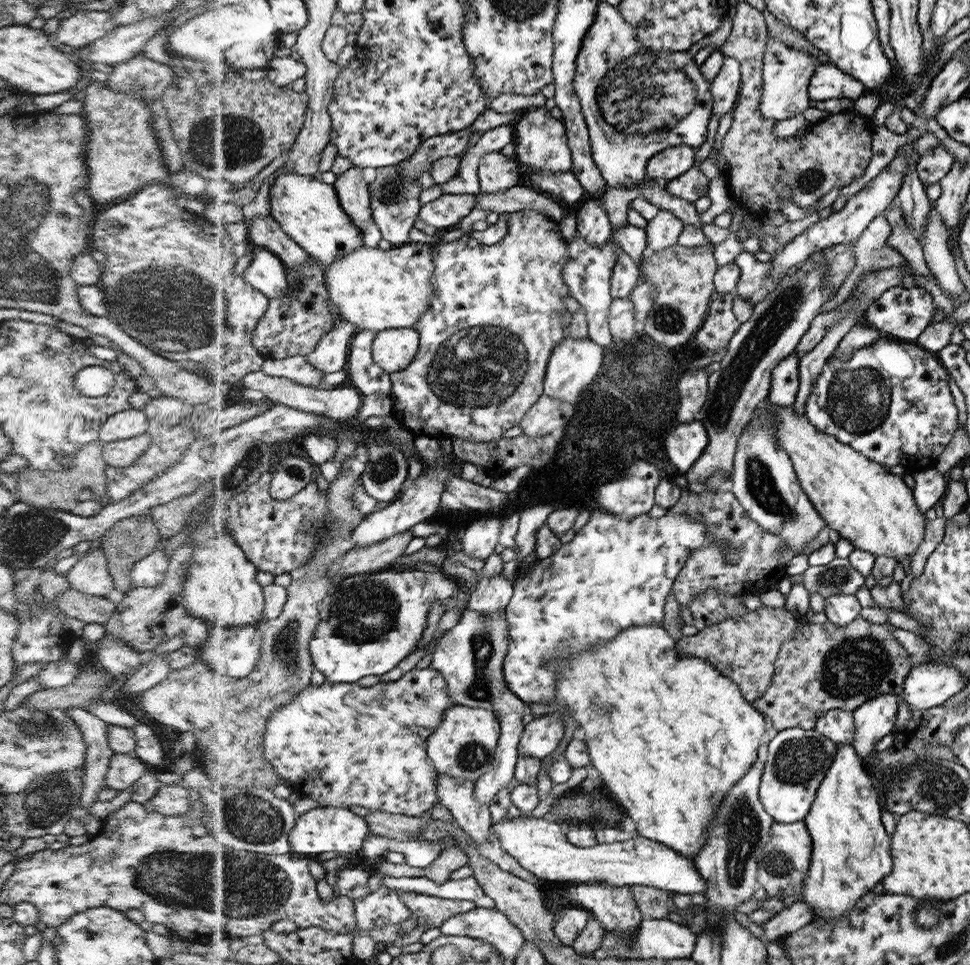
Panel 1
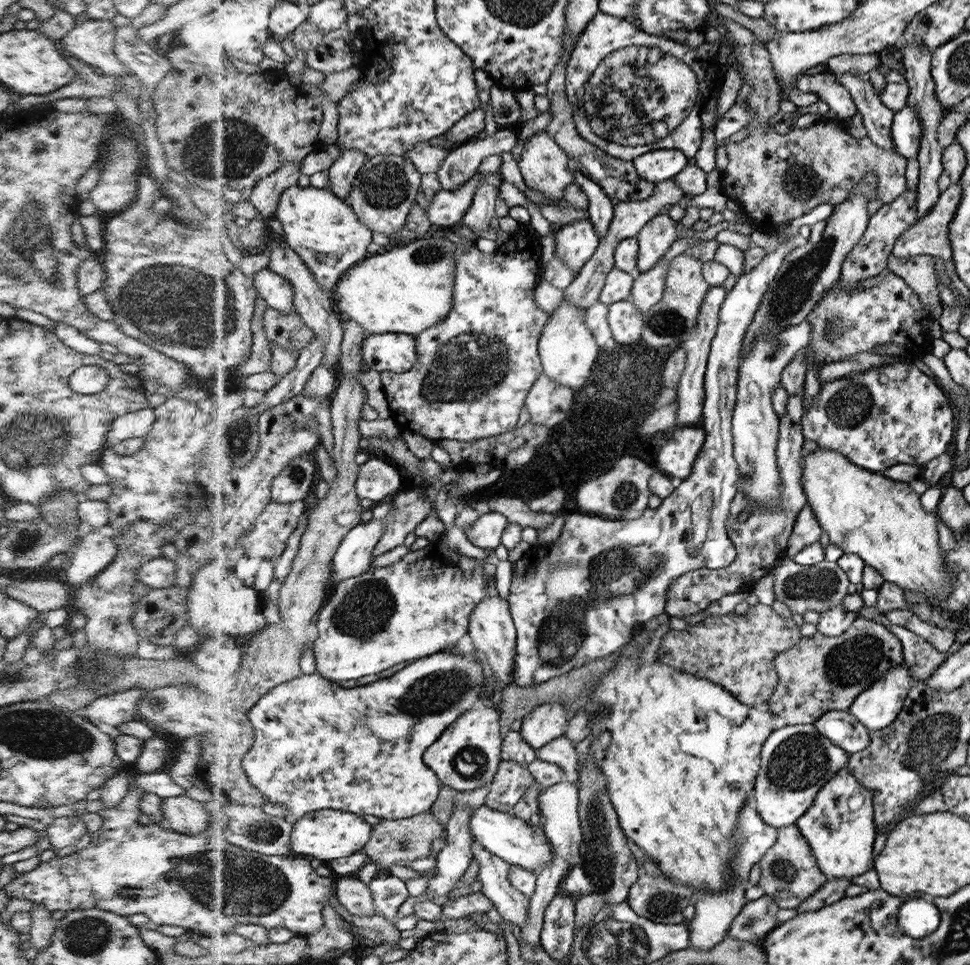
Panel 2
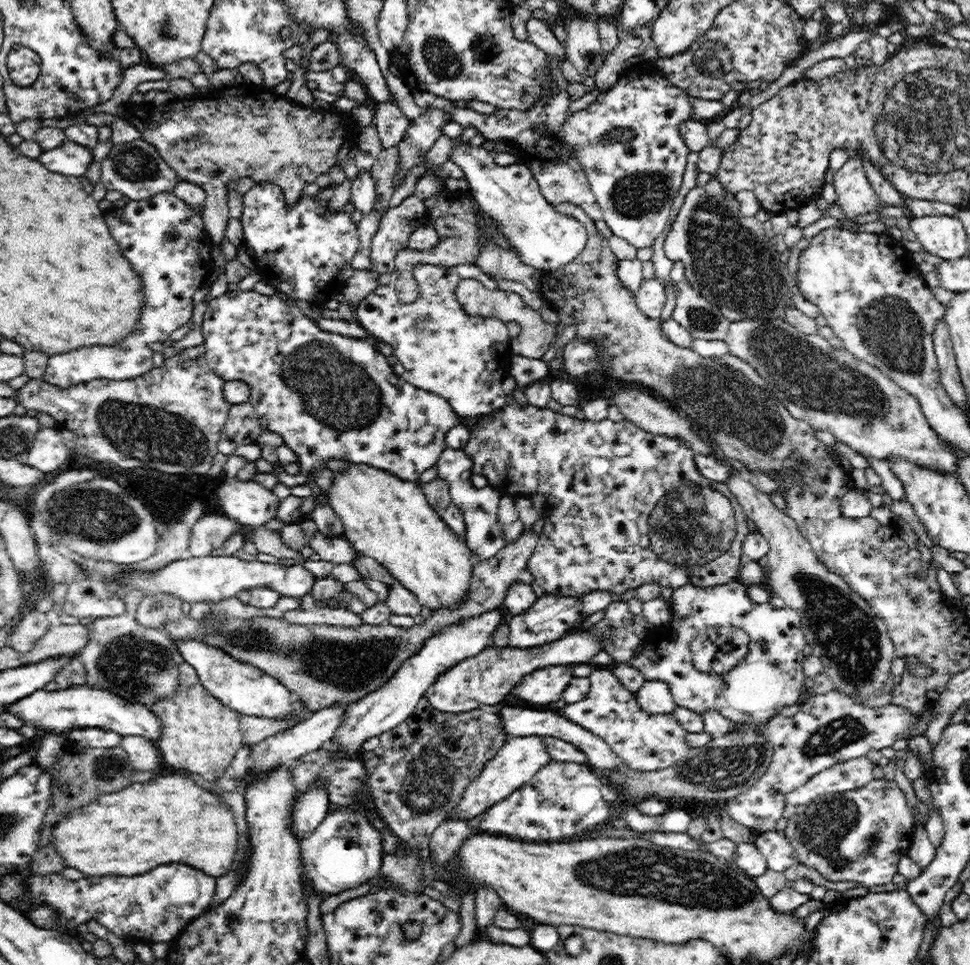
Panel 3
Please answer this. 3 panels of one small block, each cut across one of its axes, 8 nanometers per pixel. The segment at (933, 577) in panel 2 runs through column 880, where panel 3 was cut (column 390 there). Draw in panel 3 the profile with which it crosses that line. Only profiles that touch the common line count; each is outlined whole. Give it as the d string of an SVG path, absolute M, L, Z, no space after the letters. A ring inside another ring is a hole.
M352 463L352 468L336 474L334 486L330 488L328 504L340 517L343 535L352 547L362 555L372 558L384 566L390 575L414 593L420 605L432 612L438 608L456 608L466 597L476 564L462 537L455 533L441 517L440 513L427 501L419 482L398 478L388 471L367 463Z

